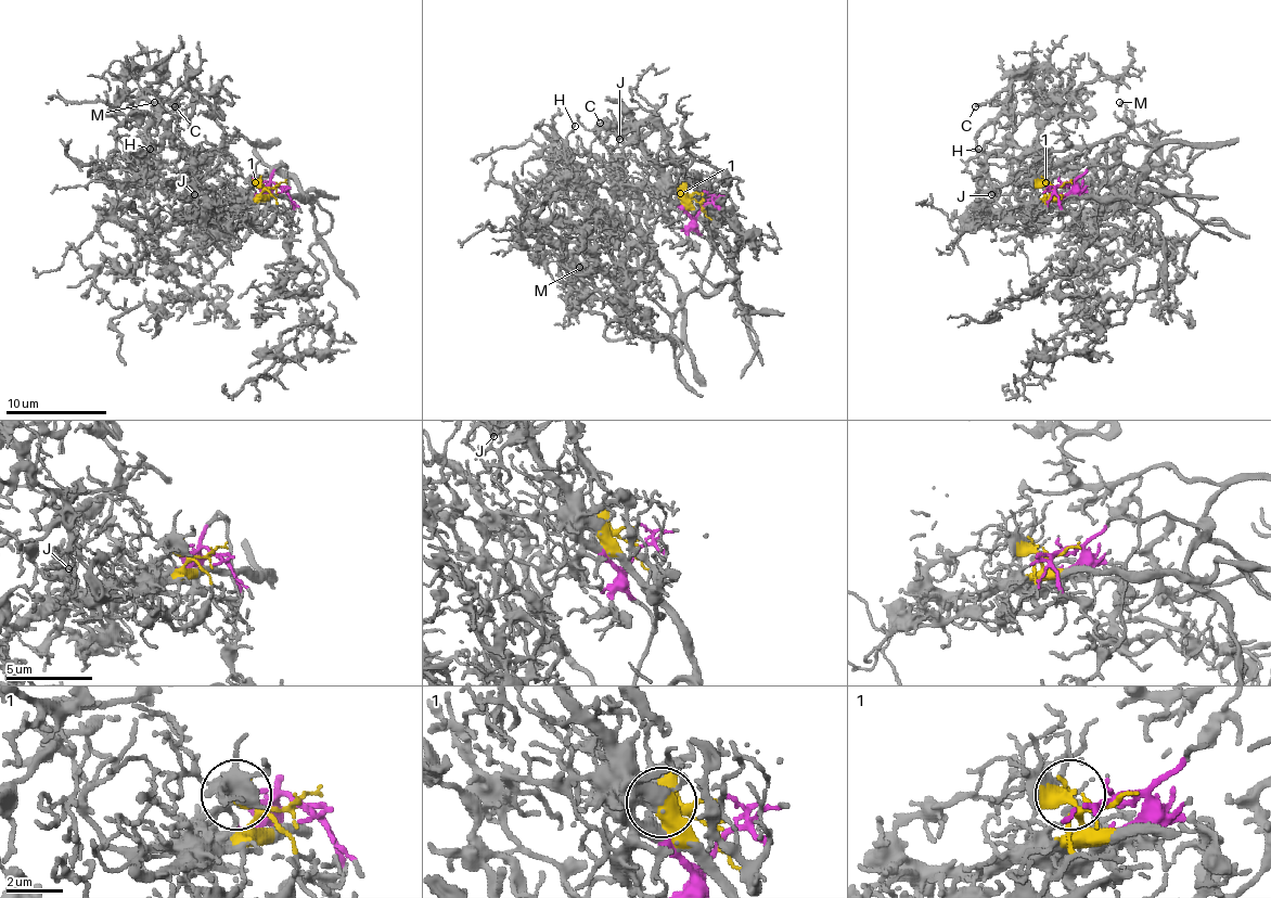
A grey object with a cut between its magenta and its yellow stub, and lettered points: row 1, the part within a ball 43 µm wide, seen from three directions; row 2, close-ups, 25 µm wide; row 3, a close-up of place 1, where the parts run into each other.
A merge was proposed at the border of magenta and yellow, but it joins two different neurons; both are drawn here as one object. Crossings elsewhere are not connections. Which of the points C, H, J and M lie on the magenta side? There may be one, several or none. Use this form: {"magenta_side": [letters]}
{"magenta_side": ["C", "H", "M"]}

